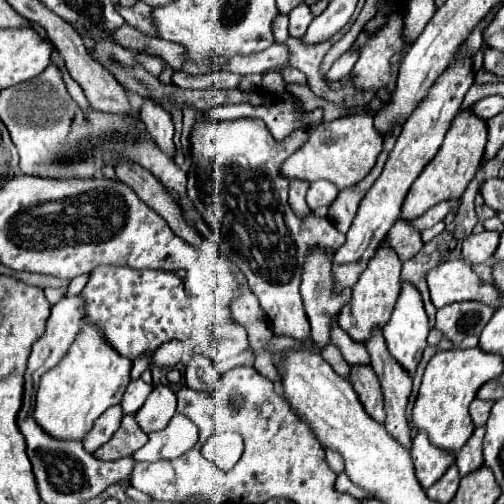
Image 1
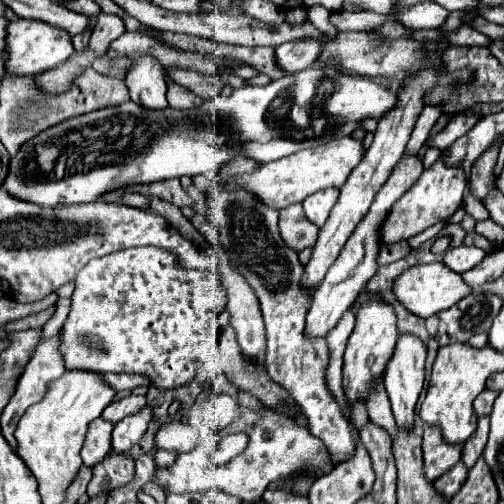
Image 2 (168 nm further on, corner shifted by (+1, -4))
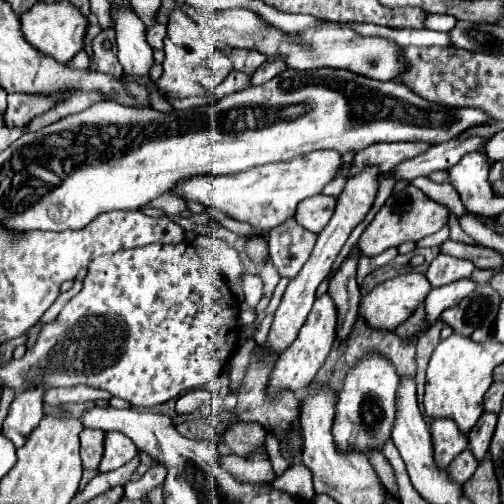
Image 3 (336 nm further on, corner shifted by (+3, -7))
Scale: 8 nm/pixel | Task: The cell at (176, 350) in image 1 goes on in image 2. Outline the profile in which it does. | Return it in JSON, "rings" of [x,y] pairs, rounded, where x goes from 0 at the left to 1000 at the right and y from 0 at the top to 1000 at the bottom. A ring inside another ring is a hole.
{"rings":[[[212,740],[208,744],[208,756],[216,764],[224,764],[228,776],[244,776],[244,772],[268,772],[272,764],[296,764],[296,748],[292,744],[280,744],[280,740]]]}

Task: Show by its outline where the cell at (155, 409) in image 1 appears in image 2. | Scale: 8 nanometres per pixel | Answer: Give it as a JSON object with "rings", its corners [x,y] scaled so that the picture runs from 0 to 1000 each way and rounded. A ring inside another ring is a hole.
{"rings":[[[284,808],[280,819],[256,823],[240,831],[224,851],[224,895],[256,895],[288,859],[296,847],[296,835],[304,831],[304,808]]]}

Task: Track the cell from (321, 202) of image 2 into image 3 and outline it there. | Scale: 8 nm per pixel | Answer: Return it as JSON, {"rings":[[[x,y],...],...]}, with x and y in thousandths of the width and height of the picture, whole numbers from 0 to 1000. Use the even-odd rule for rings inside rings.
{"rings":[[[629,385],[629,389],[617,389],[613,397],[601,397],[589,409],[585,437],[605,456],[613,456],[621,464],[633,464],[649,448],[649,440],[657,437],[661,417],[665,417],[665,393],[661,389]]]}

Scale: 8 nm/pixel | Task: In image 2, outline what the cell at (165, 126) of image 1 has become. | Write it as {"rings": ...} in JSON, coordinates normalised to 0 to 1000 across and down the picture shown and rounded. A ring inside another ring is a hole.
{"rings":[[[272,113],[264,121],[272,121],[272,129],[264,133],[264,145],[248,153],[260,200],[288,216],[335,212],[327,196],[331,169],[323,161],[323,133],[304,121],[304,113]]]}

